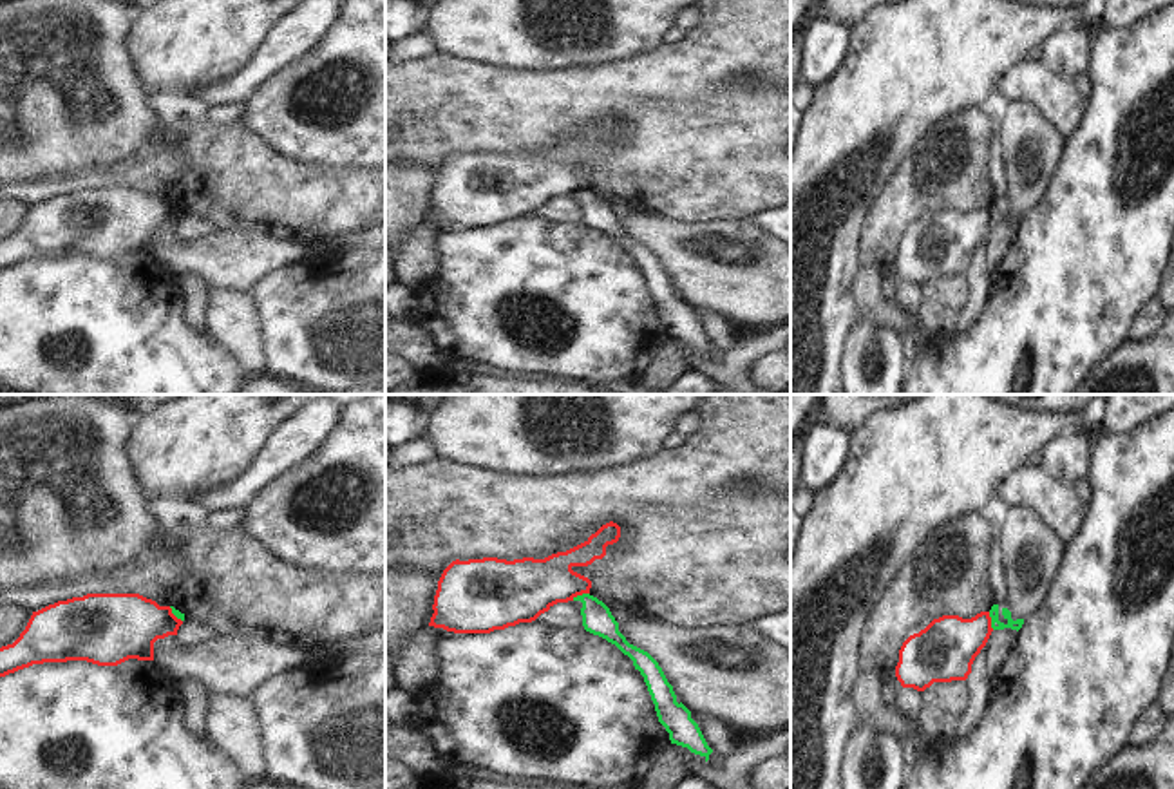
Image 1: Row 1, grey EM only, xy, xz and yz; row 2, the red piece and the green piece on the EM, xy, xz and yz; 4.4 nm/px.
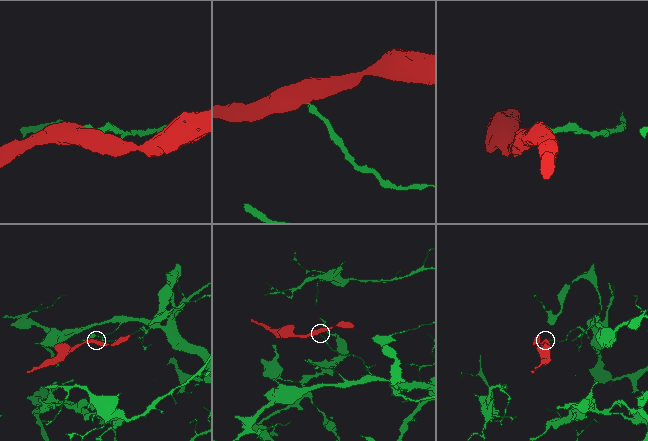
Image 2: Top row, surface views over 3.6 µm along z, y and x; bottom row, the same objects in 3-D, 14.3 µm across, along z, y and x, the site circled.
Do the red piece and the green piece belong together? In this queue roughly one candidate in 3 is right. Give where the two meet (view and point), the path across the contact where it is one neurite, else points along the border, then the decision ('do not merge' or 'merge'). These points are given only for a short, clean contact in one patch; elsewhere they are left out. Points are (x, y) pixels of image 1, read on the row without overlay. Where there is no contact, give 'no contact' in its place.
xz (579, 189) | along xz (588, 187), (577, 189), (572, 194) | do not merge

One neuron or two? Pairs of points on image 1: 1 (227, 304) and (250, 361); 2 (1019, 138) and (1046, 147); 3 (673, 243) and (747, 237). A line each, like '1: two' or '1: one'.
1: one
2: one
3: one

